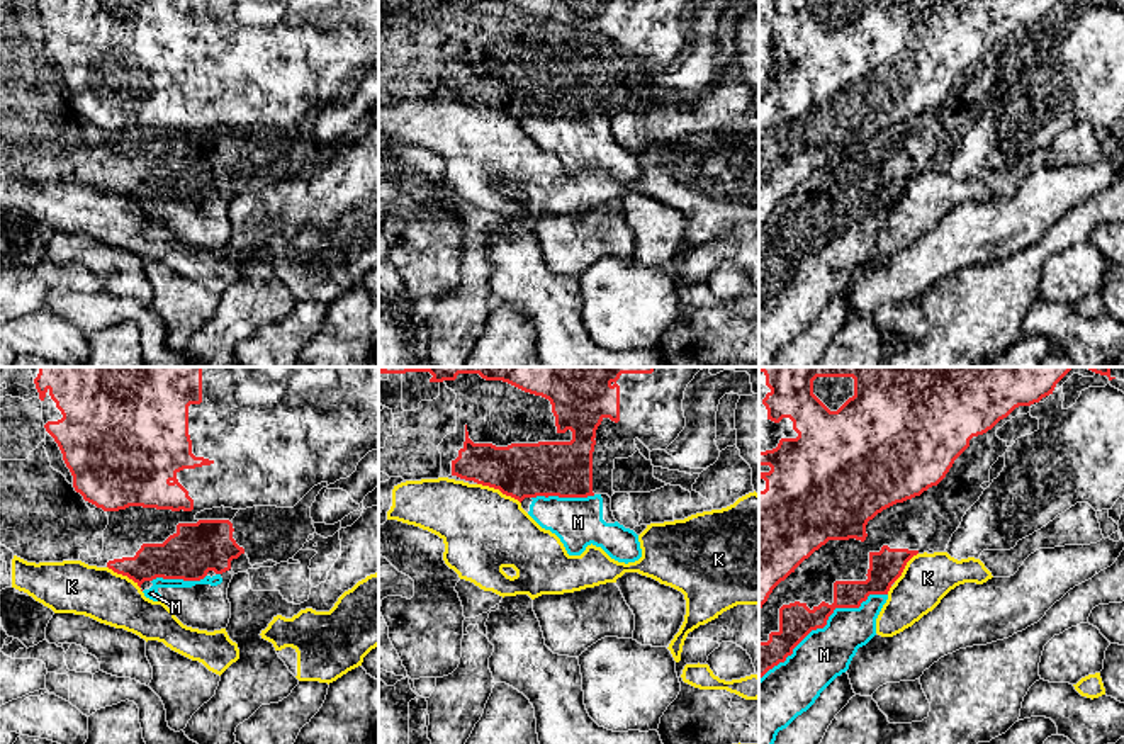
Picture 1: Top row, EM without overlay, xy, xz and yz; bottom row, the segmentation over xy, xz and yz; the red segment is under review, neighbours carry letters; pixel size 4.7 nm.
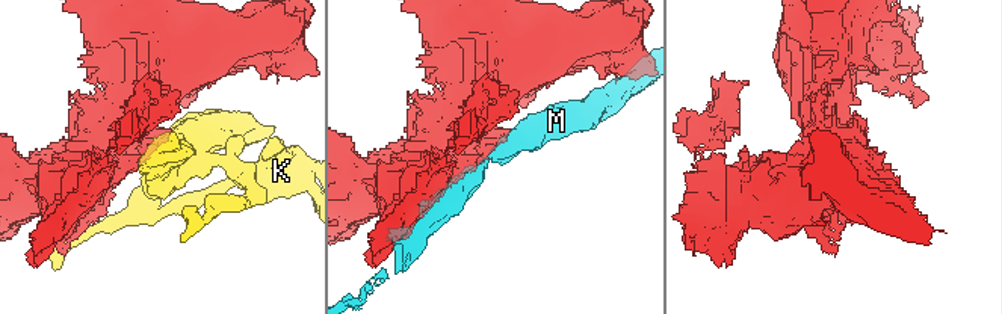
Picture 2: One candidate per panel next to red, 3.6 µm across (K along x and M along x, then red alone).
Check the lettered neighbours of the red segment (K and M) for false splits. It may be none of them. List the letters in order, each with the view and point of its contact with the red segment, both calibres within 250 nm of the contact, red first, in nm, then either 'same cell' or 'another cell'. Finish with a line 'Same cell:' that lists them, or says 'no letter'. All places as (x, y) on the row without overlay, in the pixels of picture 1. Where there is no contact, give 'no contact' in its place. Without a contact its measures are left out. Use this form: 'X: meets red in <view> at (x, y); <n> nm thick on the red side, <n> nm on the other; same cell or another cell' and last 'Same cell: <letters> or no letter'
K: meets red in xz at (500, 109); 260 nm thick on the red side, 400 nm on the other; another cell
M: meets red in yz at (824, 245); 170 nm thick on the red side, 240 nm on the other; another cell
Same cell: no letter

